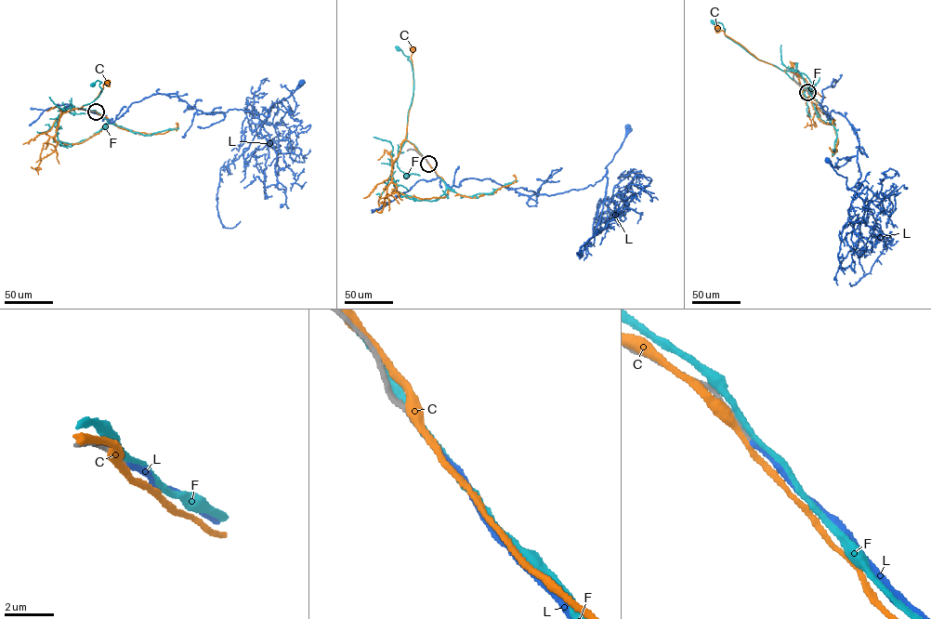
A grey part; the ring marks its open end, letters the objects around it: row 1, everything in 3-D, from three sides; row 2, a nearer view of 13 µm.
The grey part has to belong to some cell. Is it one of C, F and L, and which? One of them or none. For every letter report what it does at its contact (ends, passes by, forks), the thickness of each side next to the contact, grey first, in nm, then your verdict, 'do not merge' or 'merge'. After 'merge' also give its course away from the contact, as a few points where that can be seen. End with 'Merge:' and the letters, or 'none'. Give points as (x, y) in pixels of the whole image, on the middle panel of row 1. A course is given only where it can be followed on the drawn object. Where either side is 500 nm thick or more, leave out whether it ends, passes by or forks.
C: it passes by; 280 nm thick on the grey side, 380 nm on the other; do not merge
F: it passes by; 280 nm thick on the grey side, 280 nm on the other; do not merge
L: it ends there; 190 nm thick on the grey side, 200 nm on the other; merge; it runs (428, 164), (450, 187), (466, 178), (490, 178), (529, 196), (555, 194), (601, 180), (627, 126)
Merge: L

